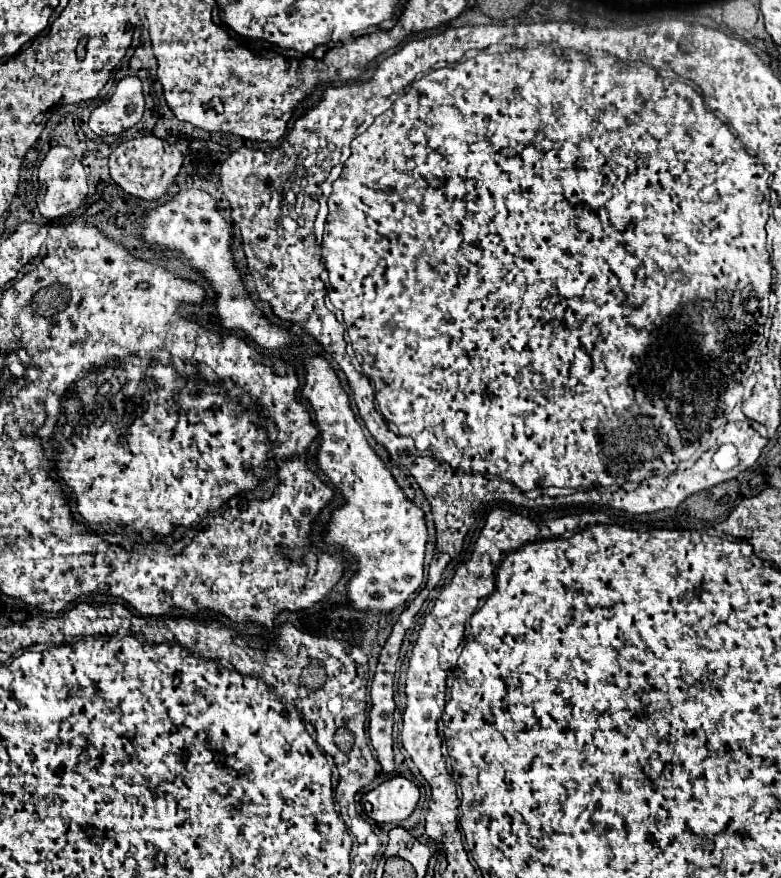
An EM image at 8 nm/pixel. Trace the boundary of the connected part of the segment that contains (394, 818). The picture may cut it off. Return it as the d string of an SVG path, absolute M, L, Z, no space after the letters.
M396 776L392 780L382 782L378 788L366 792L362 796L362 810L378 824L400 822L416 810L418 800L418 786L404 776Z

